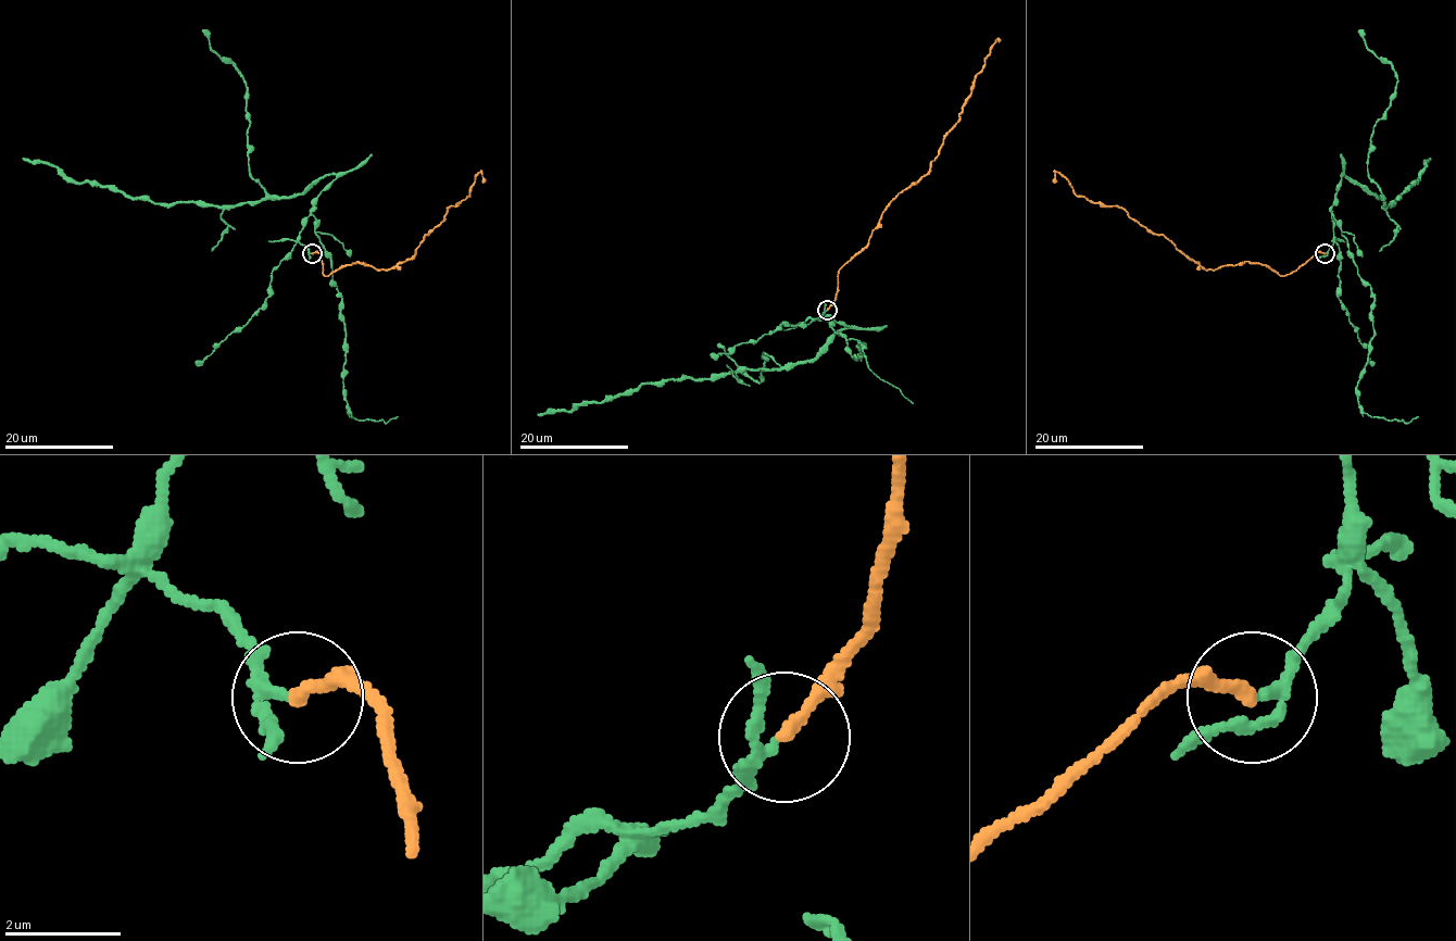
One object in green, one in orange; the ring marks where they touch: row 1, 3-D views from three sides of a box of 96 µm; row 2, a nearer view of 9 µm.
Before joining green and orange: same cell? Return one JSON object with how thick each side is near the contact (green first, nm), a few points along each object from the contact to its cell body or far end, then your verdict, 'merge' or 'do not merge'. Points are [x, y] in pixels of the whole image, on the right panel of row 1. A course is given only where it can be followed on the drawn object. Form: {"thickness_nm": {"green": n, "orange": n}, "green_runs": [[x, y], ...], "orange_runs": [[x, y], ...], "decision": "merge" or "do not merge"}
{"thickness_nm": {"green": 150, "orange": 240}, "green_runs": [[1325, 253], [1333, 245], [1333, 201], [1342, 175], [1382, 198], [1387, 206], [1417, 182], [1430, 158]], "orange_runs": [[1325, 253], [1318, 252], [1285, 275], [1245, 261], [1205, 270], [1124, 209], [1077, 196], [1057, 172], [1053, 183]], "decision": "do not merge"}

